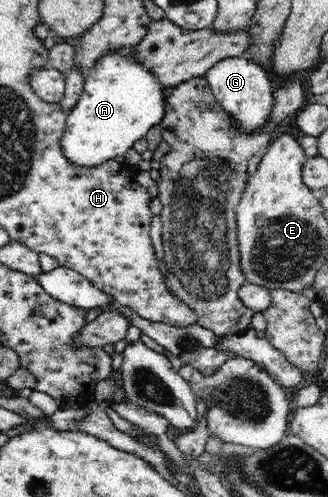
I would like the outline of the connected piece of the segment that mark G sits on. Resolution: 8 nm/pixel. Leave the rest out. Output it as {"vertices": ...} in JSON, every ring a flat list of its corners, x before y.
{"vertices":[[246,56,230,57,218,61,204,75,214,97,222,106,223,112,234,121,234,128,240,133,257,133,271,117,273,112,273,86,268,69]]}

